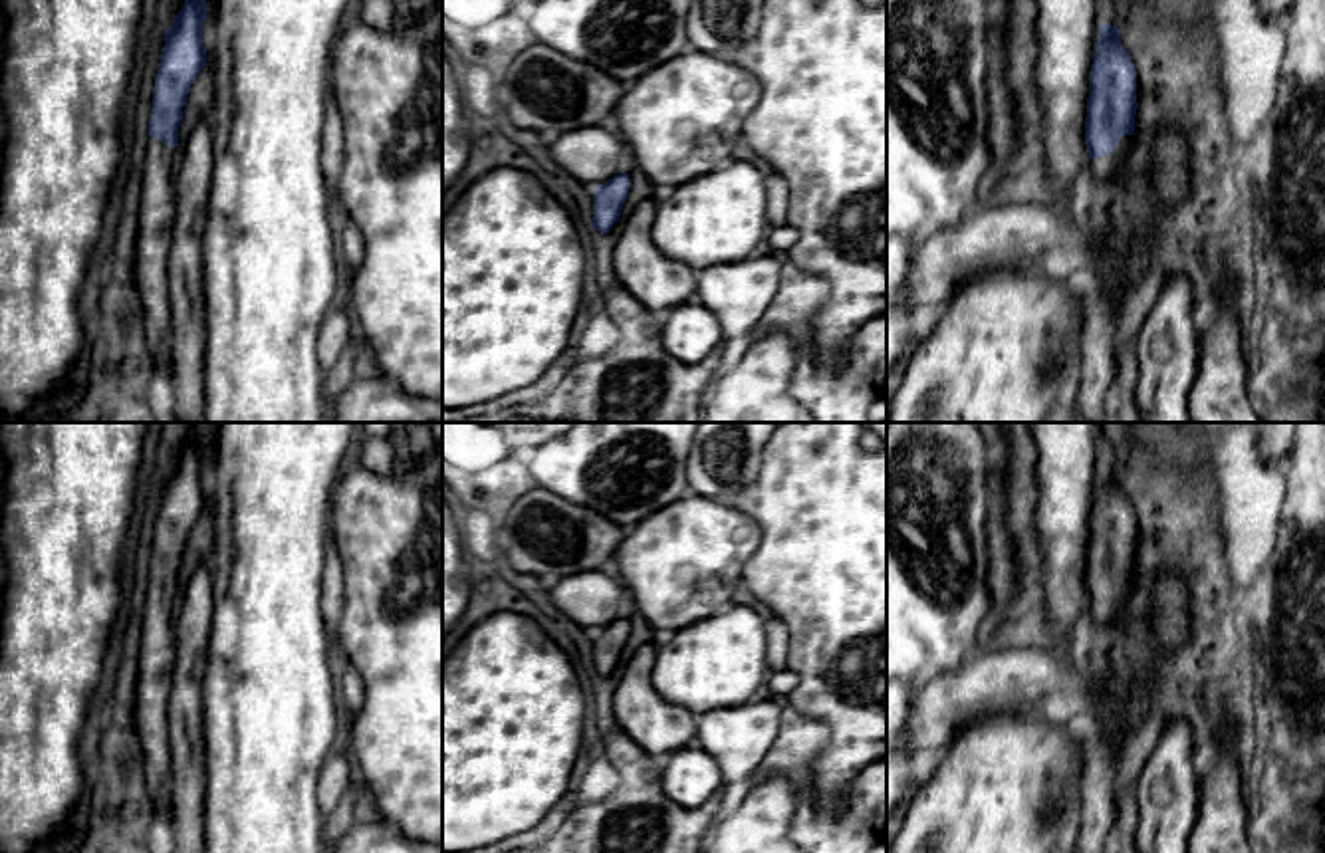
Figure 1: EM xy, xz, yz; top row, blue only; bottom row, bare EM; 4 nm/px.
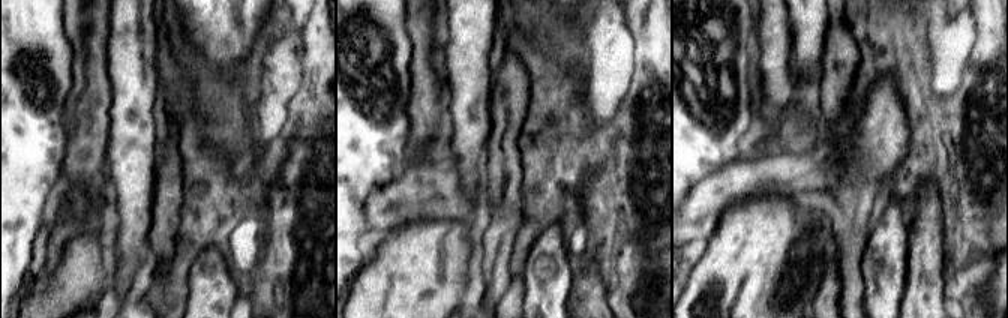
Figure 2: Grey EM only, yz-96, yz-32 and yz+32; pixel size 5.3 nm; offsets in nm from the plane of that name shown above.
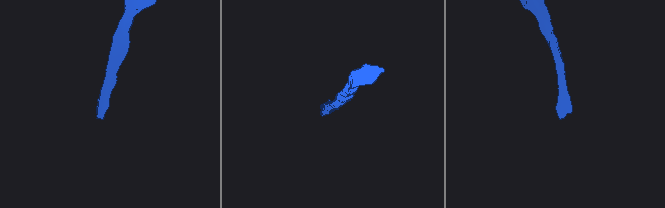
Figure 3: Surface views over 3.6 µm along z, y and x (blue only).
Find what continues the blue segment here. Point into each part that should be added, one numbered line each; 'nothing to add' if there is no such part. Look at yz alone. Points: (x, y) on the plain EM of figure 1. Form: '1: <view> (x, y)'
1: yz (1105, 645)

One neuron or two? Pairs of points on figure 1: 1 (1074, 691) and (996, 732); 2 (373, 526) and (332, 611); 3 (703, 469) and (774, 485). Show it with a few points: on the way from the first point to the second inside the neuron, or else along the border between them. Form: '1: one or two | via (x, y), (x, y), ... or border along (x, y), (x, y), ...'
1: two | border along (986, 717), (1034, 713), (1054, 723), (1078, 723)
2: two | border along (334, 544), (342, 562), (342, 617), (338, 635)
3: two | border along (768, 443), (758, 475), (730, 502)

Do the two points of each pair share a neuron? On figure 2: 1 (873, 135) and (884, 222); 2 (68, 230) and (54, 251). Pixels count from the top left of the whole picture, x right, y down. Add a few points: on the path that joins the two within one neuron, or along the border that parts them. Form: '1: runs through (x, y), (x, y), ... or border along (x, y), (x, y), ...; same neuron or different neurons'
1: border along (879, 207), (866, 240); different neurons
2: runs through (63, 234), (54, 246); same neuron

